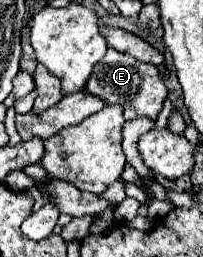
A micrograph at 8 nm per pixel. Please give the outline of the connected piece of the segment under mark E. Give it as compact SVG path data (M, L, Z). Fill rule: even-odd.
M107 48L107 54L97 62L97 68L93 68L93 76L89 76L89 84L85 86L85 92L101 100L107 100L107 106L121 102L125 120L135 120L143 116L157 118L159 110L163 108L163 100L167 98L167 86L157 66L139 62L133 56L121 54L113 48Z

